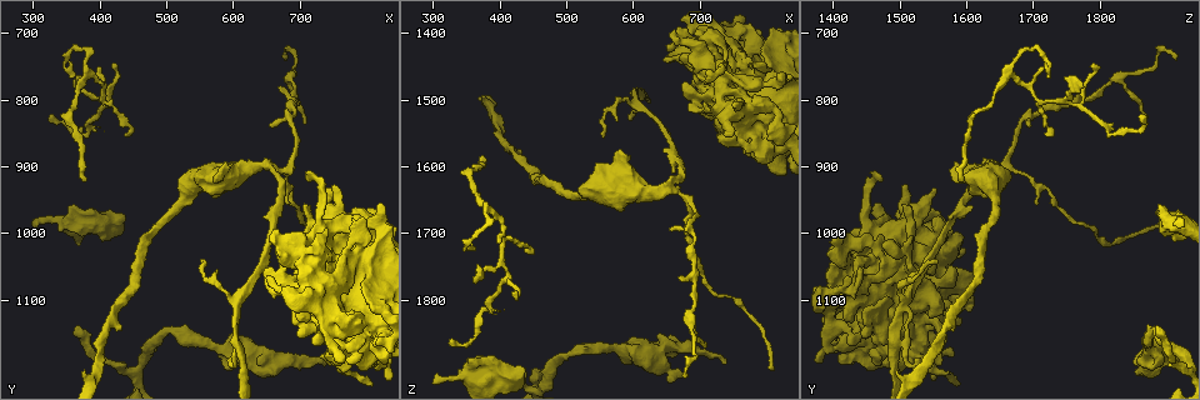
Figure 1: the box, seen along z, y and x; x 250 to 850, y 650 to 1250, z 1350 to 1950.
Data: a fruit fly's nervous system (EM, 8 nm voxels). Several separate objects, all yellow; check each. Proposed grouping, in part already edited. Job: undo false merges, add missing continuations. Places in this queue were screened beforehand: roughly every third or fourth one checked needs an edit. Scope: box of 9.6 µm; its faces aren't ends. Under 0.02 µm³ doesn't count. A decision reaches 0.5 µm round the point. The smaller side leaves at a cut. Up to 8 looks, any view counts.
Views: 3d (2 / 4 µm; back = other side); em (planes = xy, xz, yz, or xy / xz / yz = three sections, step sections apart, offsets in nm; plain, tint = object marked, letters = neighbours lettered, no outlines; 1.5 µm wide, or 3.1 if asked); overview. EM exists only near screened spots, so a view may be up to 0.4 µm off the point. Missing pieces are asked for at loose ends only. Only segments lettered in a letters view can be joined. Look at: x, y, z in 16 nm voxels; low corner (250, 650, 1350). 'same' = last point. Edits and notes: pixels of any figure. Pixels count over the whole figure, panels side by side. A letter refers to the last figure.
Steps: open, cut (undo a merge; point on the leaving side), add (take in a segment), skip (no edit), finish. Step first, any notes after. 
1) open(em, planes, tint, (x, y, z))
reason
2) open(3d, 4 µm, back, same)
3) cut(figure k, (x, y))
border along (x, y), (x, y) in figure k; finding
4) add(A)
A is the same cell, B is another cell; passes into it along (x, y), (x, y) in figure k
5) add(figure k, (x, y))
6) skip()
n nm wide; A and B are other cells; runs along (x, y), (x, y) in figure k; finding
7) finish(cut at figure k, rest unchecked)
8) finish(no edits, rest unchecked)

open(em, planes, letters, (680, 740, 1915))

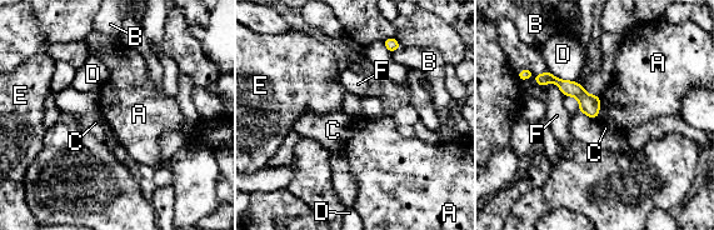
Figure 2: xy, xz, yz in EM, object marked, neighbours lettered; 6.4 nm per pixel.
skip()
A, B, C, D, E and F are other cells; runs along (538, 79), (574, 89), (594, 114) in figure 2; no lettered segment goes on from it

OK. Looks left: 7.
open(3d, 2 µm, (710, 955, 1505))
branch stops here

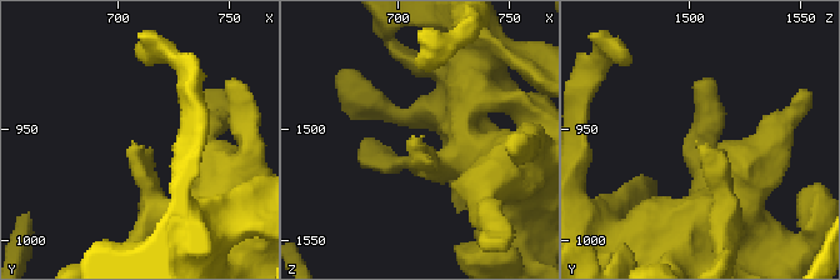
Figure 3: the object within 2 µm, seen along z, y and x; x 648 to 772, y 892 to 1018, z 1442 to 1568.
open(em, planes, letters, (711, 957, 1504))

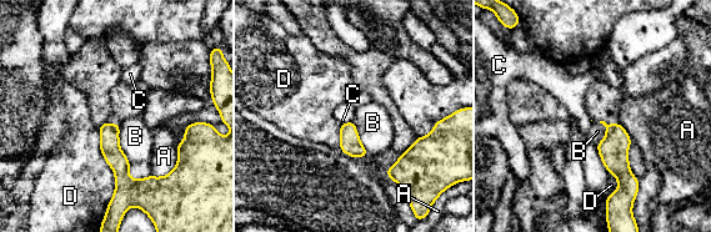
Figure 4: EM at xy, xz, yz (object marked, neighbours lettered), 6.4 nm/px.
skip()
A, B, C and D are other cells; border along (119, 125), (119, 147), (130, 164) in figure 4; no lettered segment goes on from it

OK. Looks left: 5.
open(3d, 2 µm, back, (650, 895, 1630))

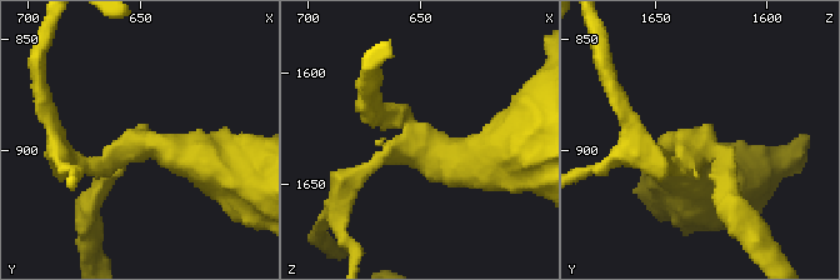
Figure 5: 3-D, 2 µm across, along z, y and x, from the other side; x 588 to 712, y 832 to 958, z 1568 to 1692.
open(em, planes, letters, (651, 897, 1630))
shape alone is not enough

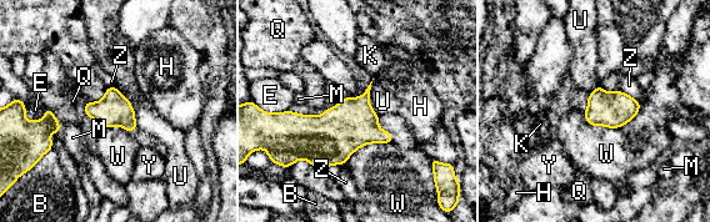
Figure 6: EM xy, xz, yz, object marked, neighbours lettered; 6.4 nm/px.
skip()
B, E, H, K, M, Q, U, W, Y and Z are other cells; border along (373, 79), (369, 104), (378, 116) in figure 6; all the same neuron

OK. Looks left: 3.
finish(no edits, rest unchecked)

